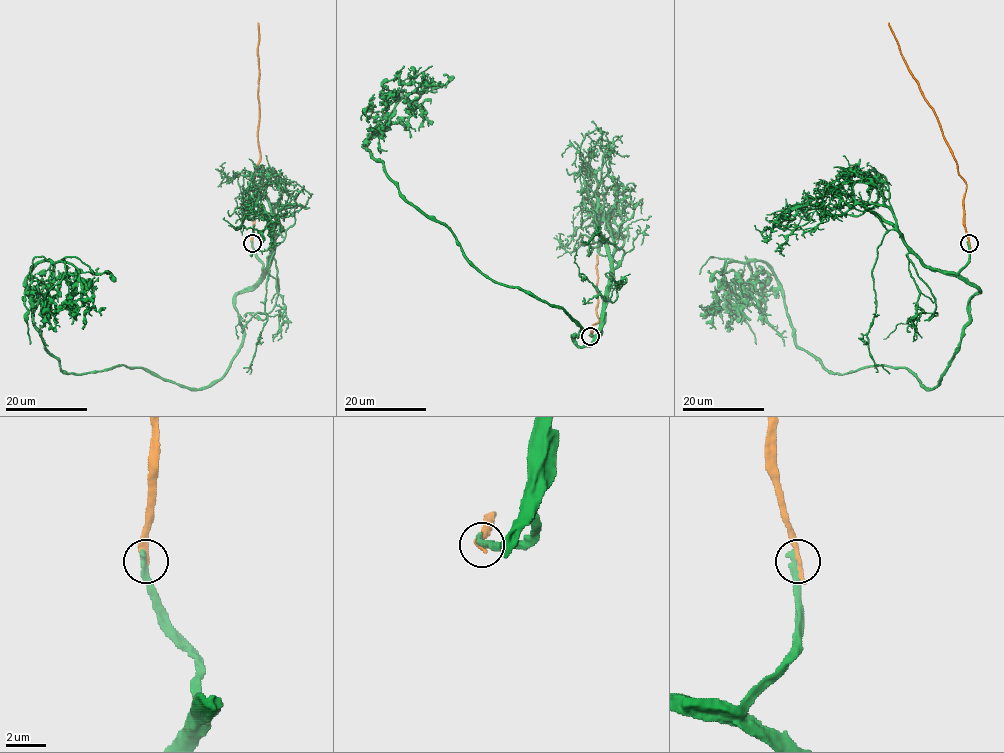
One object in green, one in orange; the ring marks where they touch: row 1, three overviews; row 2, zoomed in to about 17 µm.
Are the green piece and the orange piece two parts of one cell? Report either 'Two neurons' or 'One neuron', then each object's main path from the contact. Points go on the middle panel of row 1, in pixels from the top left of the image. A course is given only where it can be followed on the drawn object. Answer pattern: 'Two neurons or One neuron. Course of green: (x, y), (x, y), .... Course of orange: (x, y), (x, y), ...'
Two neurons. Course of green: (590, 335), (579, 346), (561, 308), (486, 276), (370, 153), (425, 83), (405, 83), (404, 65). Course of orange: (590, 336), (591, 327), (598, 321), (596, 255)

